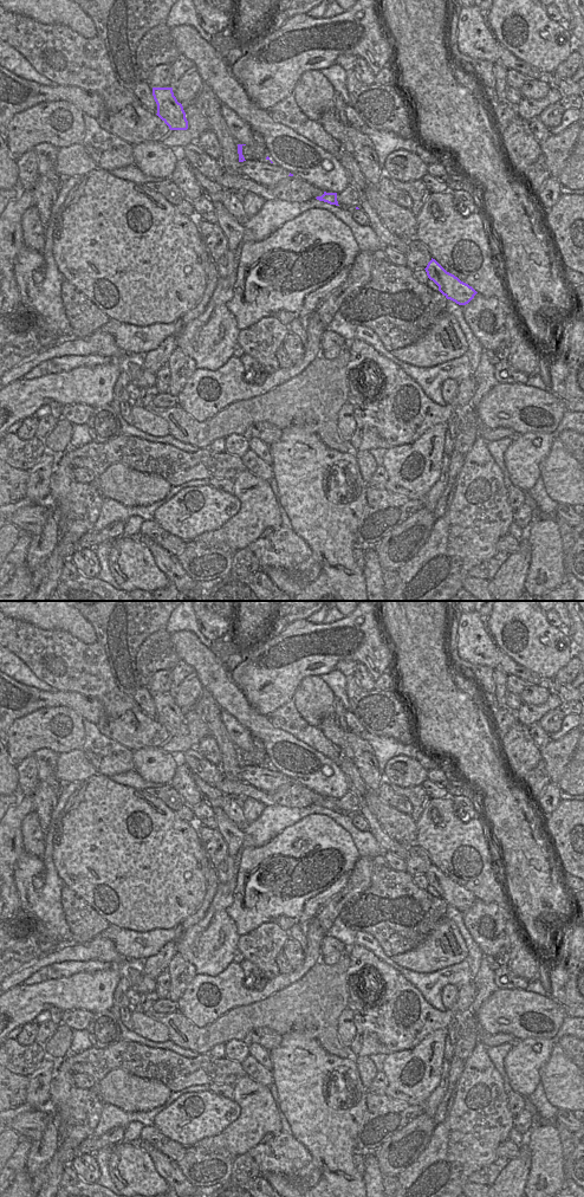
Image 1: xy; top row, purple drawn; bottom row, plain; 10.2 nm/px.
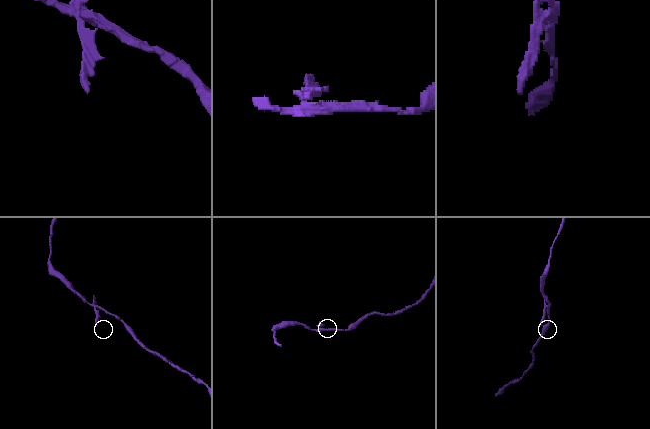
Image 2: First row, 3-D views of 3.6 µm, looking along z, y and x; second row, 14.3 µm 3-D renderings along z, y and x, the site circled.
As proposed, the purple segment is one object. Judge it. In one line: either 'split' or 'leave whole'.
split

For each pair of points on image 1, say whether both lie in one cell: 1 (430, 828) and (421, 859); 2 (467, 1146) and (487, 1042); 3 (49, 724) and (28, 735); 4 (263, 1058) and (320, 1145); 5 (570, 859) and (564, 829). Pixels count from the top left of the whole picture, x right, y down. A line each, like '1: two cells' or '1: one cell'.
1: two cells
2: two cells
3: one cell
4: two cells
5: one cell

